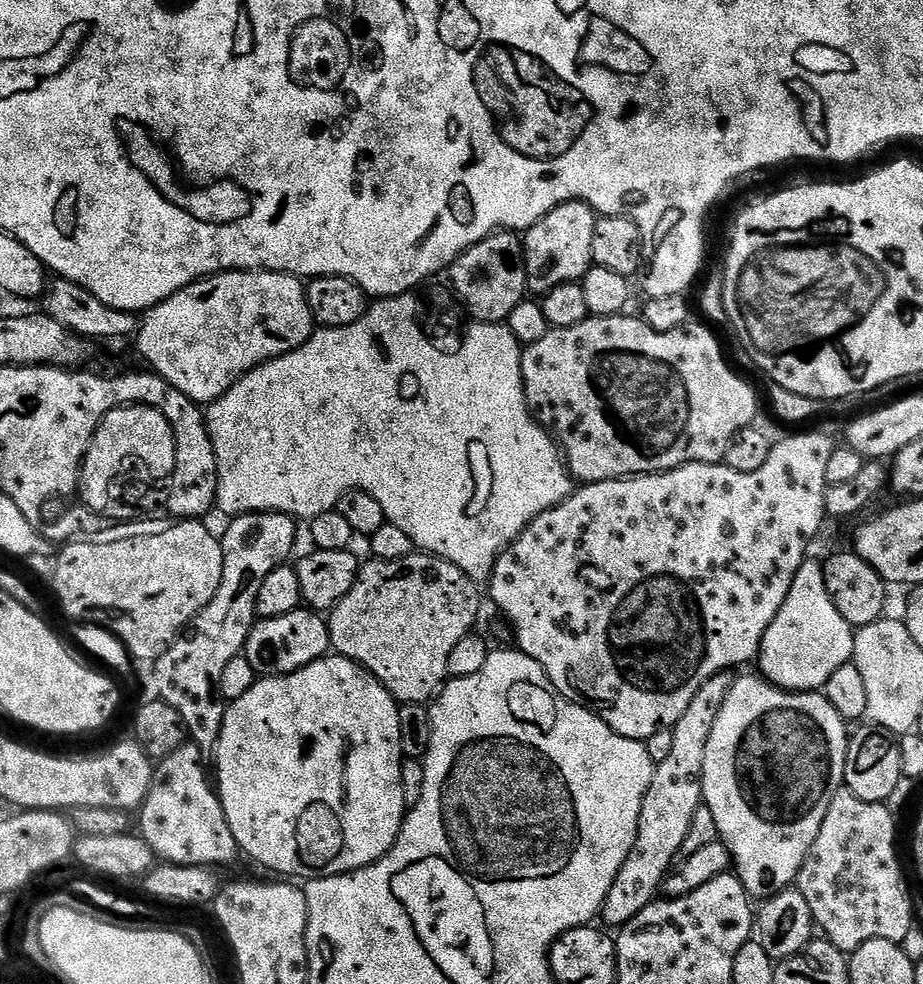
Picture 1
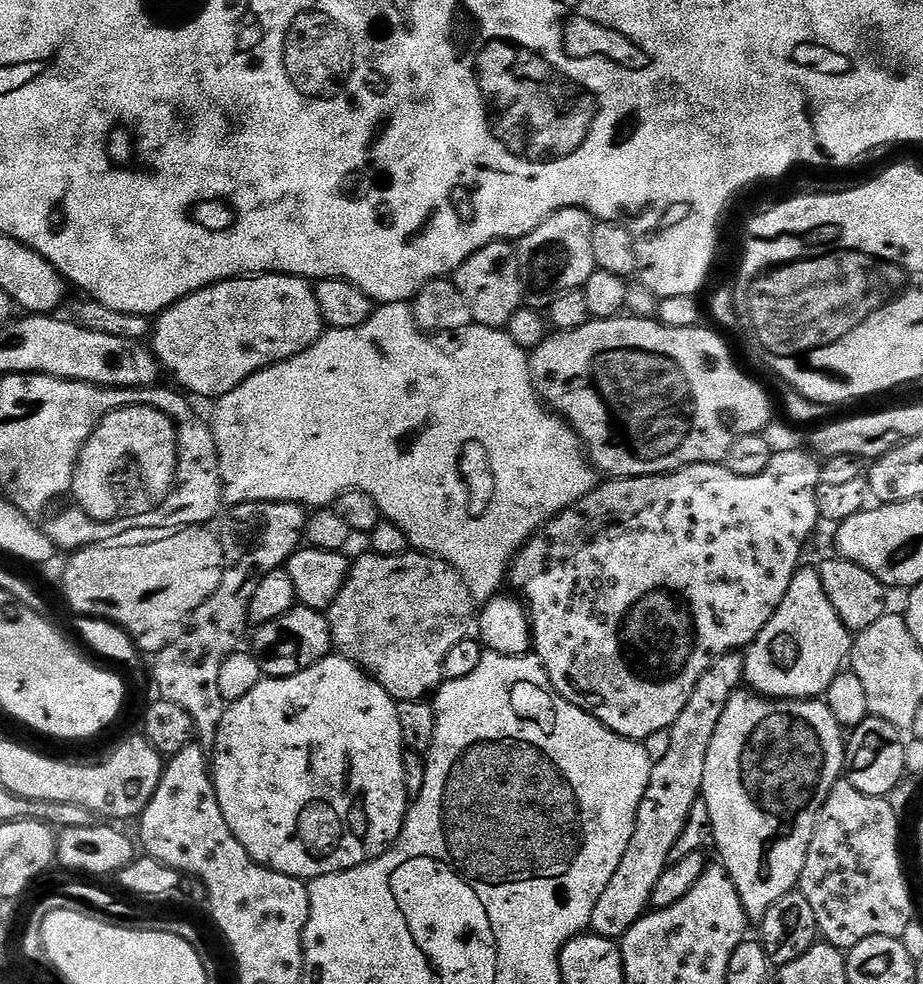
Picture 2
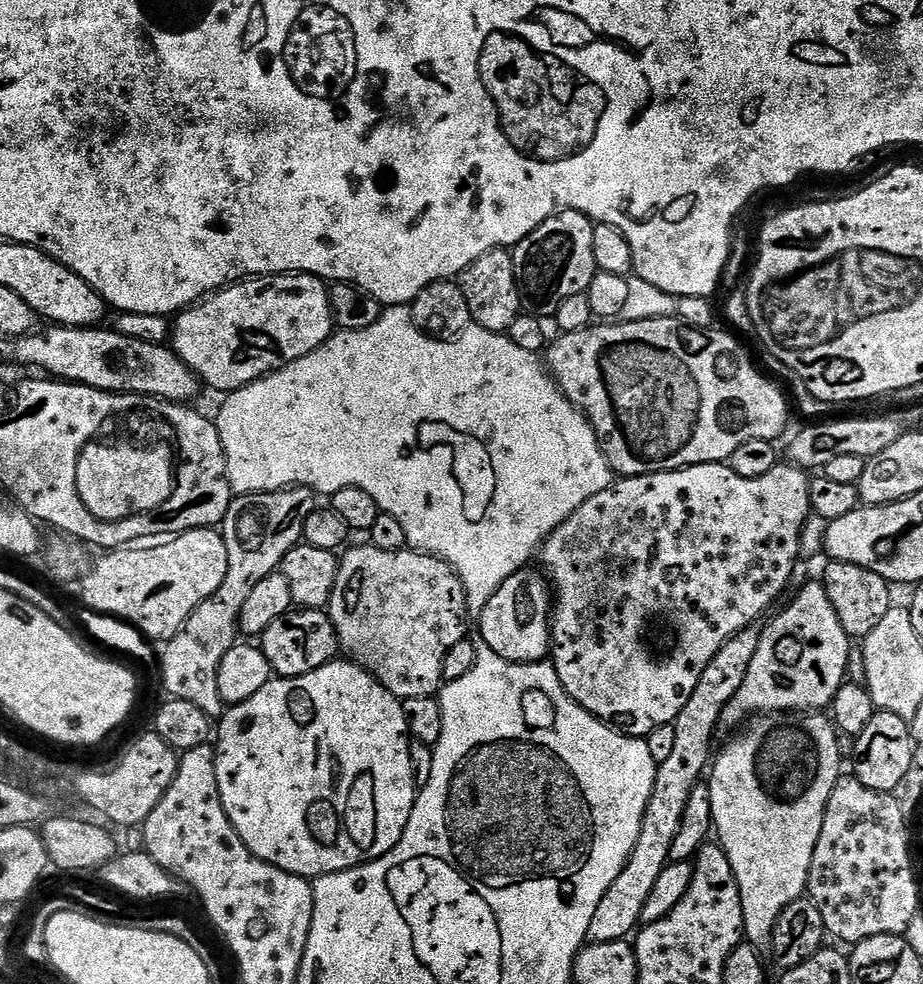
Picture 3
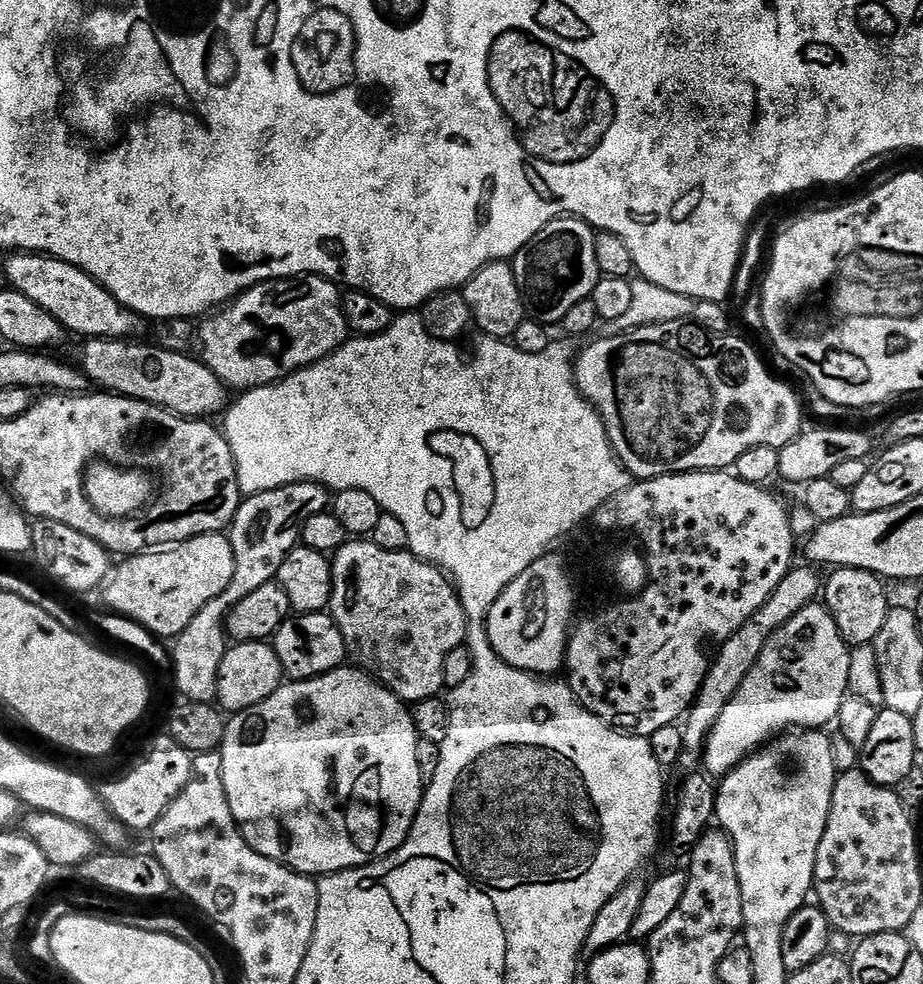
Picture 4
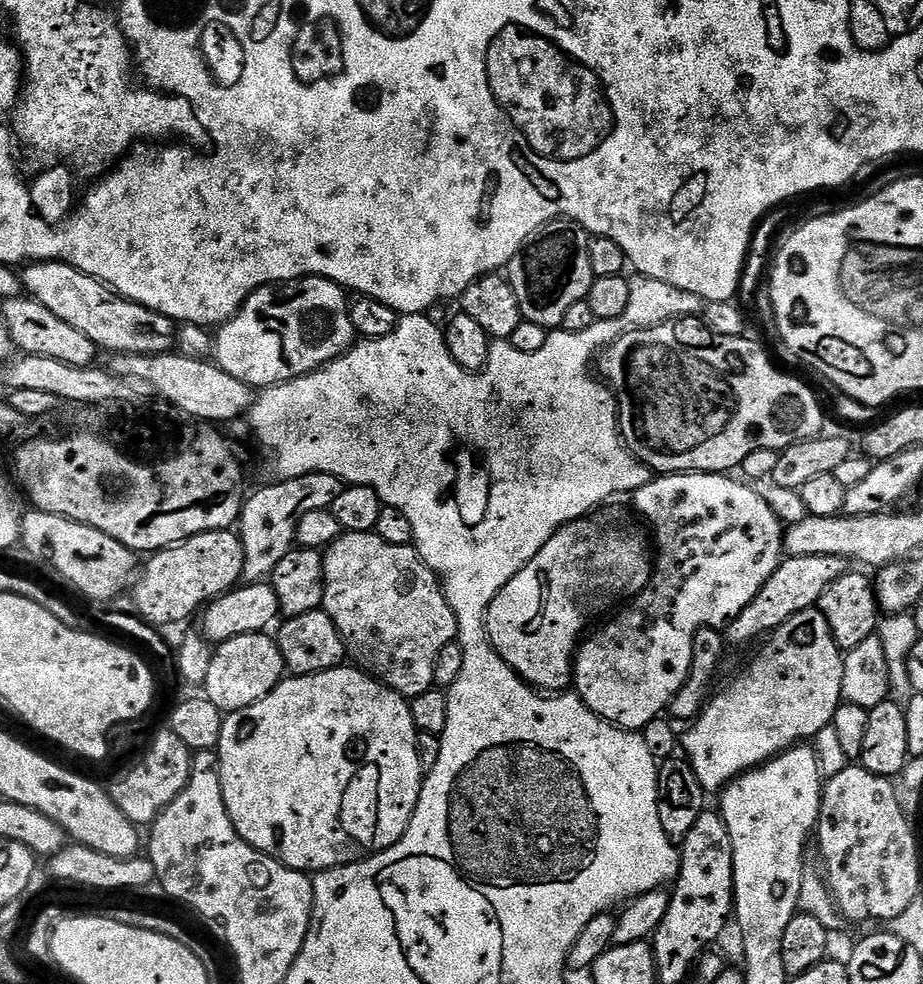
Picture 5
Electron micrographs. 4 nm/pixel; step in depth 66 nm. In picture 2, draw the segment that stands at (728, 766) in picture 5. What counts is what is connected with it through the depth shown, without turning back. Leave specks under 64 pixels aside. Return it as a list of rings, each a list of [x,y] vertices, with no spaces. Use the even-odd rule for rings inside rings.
[[[801,566],[797,568],[794,578],[790,582],[790,590],[786,590],[786,598],[782,598],[782,602],[778,606],[778,610],[774,614],[774,618],[770,618],[770,622],[766,622],[766,626],[758,634],[758,638],[753,644],[749,644],[746,649],[744,658],[744,678],[747,687],[751,691],[769,697],[774,700],[810,700],[820,698],[825,695],[830,686],[830,682],[834,682],[836,675],[845,667],[846,661],[849,659],[853,645],[853,637],[848,631],[848,627],[838,618],[838,614],[834,610],[834,606],[830,606],[830,598],[826,598],[826,590],[822,590],[822,578],[819,571],[815,567],[807,568]]]

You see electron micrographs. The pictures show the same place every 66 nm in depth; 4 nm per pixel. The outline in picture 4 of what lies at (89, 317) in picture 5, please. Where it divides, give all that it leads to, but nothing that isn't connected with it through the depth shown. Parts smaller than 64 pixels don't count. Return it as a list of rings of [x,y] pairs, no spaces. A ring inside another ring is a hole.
[[[12,254],[8,265],[4,268],[4,276],[13,292],[26,294],[30,302],[42,306],[46,314],[58,318],[58,322],[69,333],[77,332],[80,338],[95,338],[97,340],[123,340],[132,338],[142,324],[142,317],[137,312],[131,312],[125,304],[120,304],[102,287],[93,276],[87,276],[80,268],[61,260],[51,259],[43,254]]]

